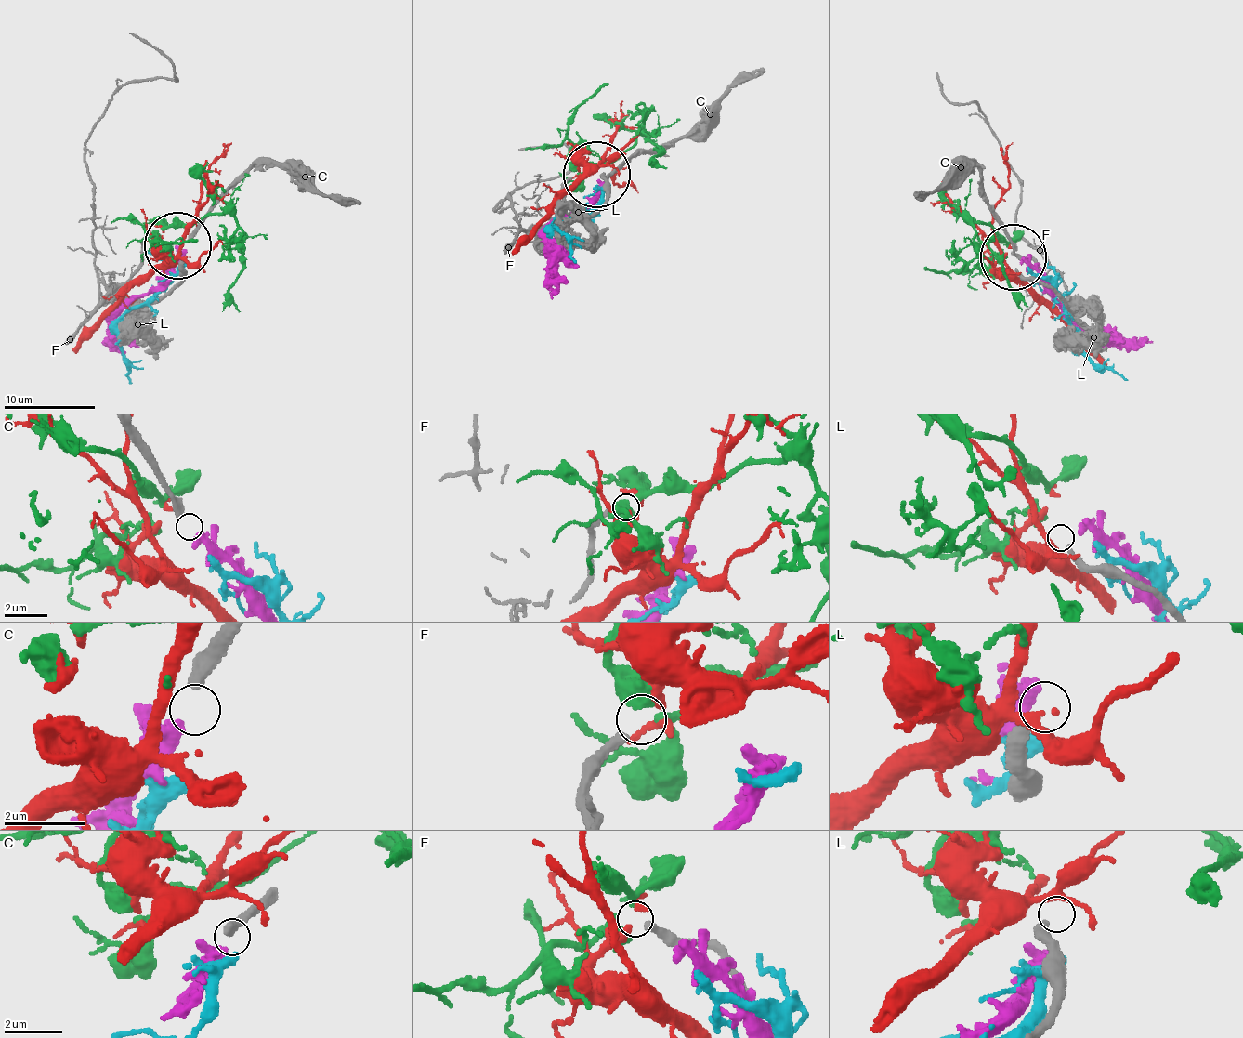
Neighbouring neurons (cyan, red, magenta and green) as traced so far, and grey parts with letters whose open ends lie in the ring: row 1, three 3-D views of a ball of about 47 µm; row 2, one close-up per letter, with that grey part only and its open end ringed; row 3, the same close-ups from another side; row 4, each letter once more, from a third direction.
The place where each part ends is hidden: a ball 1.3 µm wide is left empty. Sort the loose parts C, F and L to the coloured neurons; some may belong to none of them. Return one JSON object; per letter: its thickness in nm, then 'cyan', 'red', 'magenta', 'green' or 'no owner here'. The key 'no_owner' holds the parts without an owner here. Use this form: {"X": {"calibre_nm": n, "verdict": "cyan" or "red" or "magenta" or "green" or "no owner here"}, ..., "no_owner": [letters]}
{"C": {"calibre_nm": 360, "verdict": "magenta"}, "F": {"calibre_nm": 260, "verdict": "green"}, "L": {"calibre_nm": 300, "verdict": "no owner here"}, "no_owner": ["L"]}

